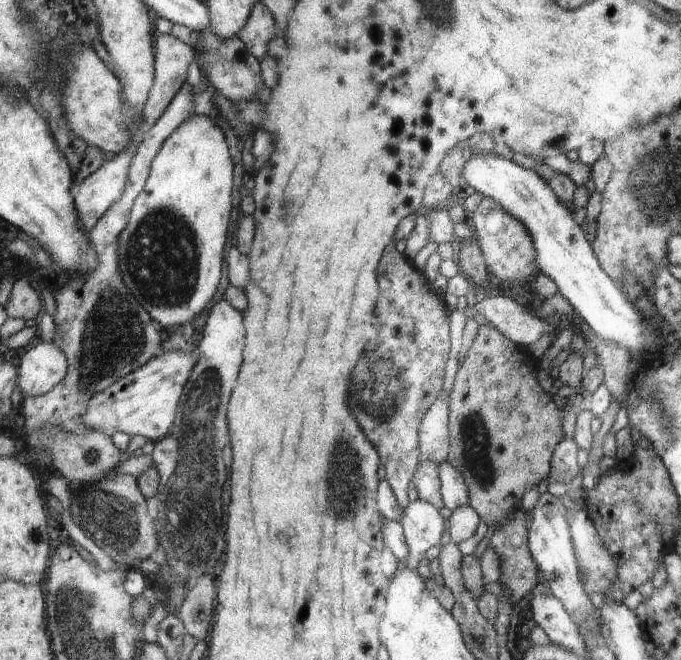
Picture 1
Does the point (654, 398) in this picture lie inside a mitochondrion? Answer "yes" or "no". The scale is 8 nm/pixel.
yes

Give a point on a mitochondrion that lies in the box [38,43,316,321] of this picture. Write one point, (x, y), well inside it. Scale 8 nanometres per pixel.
(162, 258)

